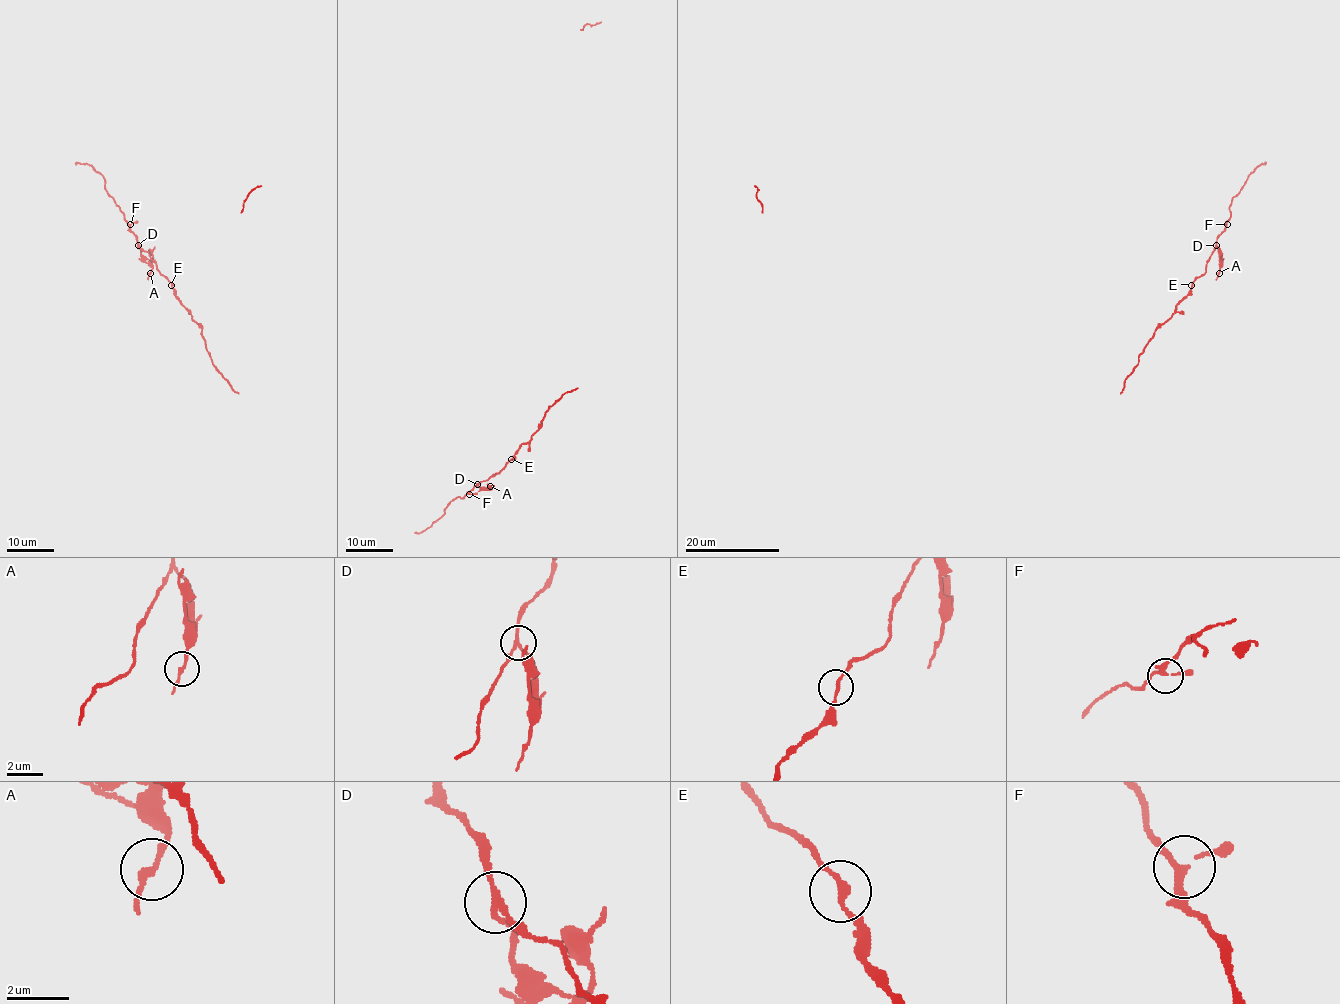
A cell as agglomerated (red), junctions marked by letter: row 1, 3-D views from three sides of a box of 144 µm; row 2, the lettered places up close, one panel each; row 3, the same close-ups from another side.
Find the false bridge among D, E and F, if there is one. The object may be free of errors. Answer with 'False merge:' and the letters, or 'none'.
False merge: D

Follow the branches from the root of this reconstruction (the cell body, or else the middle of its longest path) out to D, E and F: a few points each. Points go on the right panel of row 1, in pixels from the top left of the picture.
D: (1124, 380), (1138, 364), (1138, 357), (1155, 331), (1171, 316), (1191, 283), (1206, 272), (1207, 261), (1216, 246)
E: (1124, 380), (1138, 364), (1138, 357), (1155, 331), (1171, 316), (1175, 306), (1191, 285)
F: (1124, 380), (1138, 364), (1155, 331), (1171, 316), (1191, 283), (1206, 272), (1216, 237), (1227, 224)

